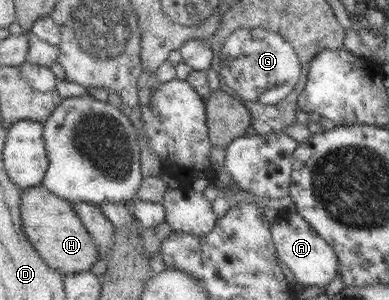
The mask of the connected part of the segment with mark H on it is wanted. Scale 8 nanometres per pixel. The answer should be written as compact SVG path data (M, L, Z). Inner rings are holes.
M44 184L25 190L21 211L28 239L52 269L68 276L90 271L94 263L101 259L100 249L84 225L83 218L76 213L73 203L52 193Z

